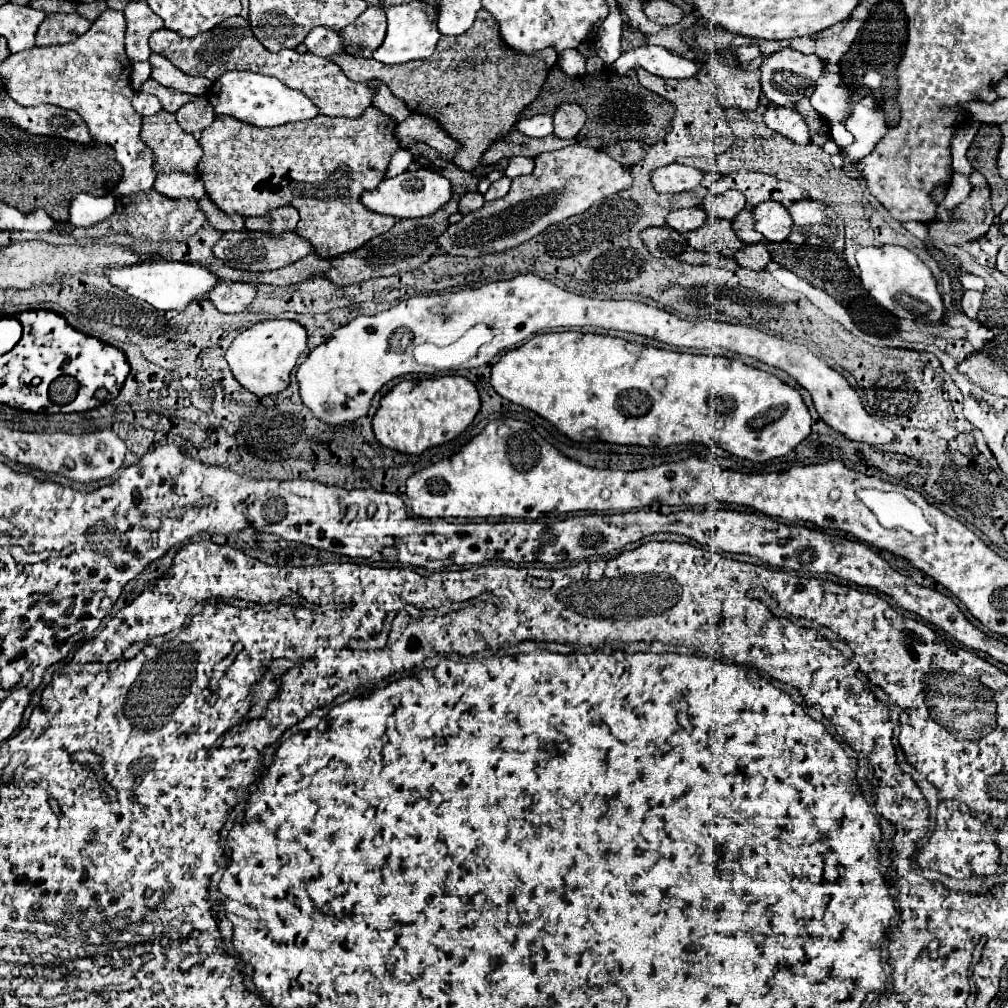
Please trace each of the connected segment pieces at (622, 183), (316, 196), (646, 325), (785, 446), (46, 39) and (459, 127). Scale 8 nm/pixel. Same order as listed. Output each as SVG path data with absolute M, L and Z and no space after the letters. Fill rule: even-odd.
M573 143L561 151L541 153L533 161L533 173L515 177L505 197L489 201L481 209L463 215L459 223L449 225L449 229L439 237L439 247L449 255L463 257L501 253L533 239L553 223L585 213L591 205L601 201L603 195L619 193L633 185L629 167L615 161L603 149L583 147L579 143Z
M367 107L357 119L317 115L309 121L287 123L281 127L253 127L235 117L221 115L215 117L215 121L201 133L199 143L203 147L203 157L197 171L209 199L225 213L249 217L265 215L285 205L295 207L301 215L297 233L311 241L319 257L333 259L363 247L369 239L389 231L395 225L395 217L377 215L361 203L361 193L377 187L385 179L389 161L401 147L395 137L395 127L397 123L377 107Z
M531 273L513 277L509 281L487 283L471 291L415 295L379 315L355 317L351 323L337 329L325 343L321 343L317 349L313 349L307 355L307 359L301 363L301 373L297 369L297 383L301 383L301 391L299 391L301 401L323 423L339 425L339 423L355 421L367 413L373 395L391 379L407 373L425 373L431 377L437 373L437 369L419 365L415 361L413 349L419 343L431 341L435 345L449 345L477 323L489 325L493 329L493 339L481 345L473 359L463 363L463 367L467 369L489 363L499 351L517 347L517 343L523 343L533 333L543 333L559 327L585 327L585 325L619 329L619 331L651 337L673 347L703 349L703 351L721 347L739 355L753 357L771 367L783 369L801 387L805 387L811 393L819 417L829 427L843 433L847 439L863 441L869 445L883 445L893 441L891 429L875 421L863 409L859 395L845 381L845 377L839 375L835 369L831 369L827 363L823 363L819 357L815 357L805 345L797 345L783 337L763 333L751 325L727 323L717 319L687 321L663 309L645 305L641 301L629 301L629 299L601 301L601 299L575 295Z
M565 331L565 333L543 333L535 335L531 341L525 345L507 351L491 369L491 385L493 389L507 401L517 403L525 409L531 409L539 413L543 419L547 419L551 425L555 425L563 435L567 435L573 441L587 441L587 435L593 435L593 439L607 441L607 443L619 443L619 445L677 445L677 443L701 443L705 446L712 447L717 445L731 455L761 463L769 461L775 457L783 457L789 451L793 451L803 439L809 437L811 433L811 415L807 411L807 405L803 397L799 395L797 389L785 385L781 379L775 375L749 367L741 363L739 359L727 359L727 357L715 357L715 355L693 355L693 353L677 353L677 351L667 351L667 349L657 349L657 347L641 347L637 351L637 345L629 345L625 339L611 337L611 335L597 335L597 333L577 333L577 331ZM663 377L667 383L663 389L657 389L653 385L653 379Z
M49 13L45 21L39 25L37 31L37 45L39 47L51 47L51 45L63 45L75 41L79 35L83 35L91 23L83 19L79 13Z
M481 9L479 17L475 19L475 23L469 31L465 31L463 35L457 35L457 37L441 35L433 57L421 59L421 61L409 61L409 67L385 65L375 59L361 59L361 57L345 55L345 53L333 61L343 69L343 73L351 81L361 81L361 83L365 83L369 79L385 81L387 87L391 89L391 93L395 97L399 97L401 101L405 101L413 113L429 115L431 119L435 119L443 127L443 131L449 133L461 145L461 149L457 149L457 153L453 157L453 163L465 171L471 171L479 165L479 159L483 157L485 149L499 135L509 133L517 121L517 115L537 97L549 69L555 67L555 63L557 63L557 51L555 51L555 47L545 47L541 51L533 51L527 55L527 53L507 47L505 41L501 39L499 23L495 21L495 17L491 13L487 13L487 9Z

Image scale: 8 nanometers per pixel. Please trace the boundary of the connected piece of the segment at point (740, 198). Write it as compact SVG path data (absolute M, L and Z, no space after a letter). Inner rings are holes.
M725 191L721 195L707 197L703 207L711 217L721 217L731 221L745 207L745 195L741 191Z

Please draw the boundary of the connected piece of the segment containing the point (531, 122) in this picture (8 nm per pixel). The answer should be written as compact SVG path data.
M535 115L531 119L521 119L515 127L521 133L525 131L529 137L547 137L553 133L553 119L547 115Z

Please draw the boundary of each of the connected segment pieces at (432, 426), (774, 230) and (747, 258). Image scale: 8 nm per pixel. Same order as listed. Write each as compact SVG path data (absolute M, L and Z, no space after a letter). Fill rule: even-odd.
M457 375L401 381L379 401L379 409L373 417L373 433L381 445L399 453L423 453L429 447L443 445L455 439L467 429L481 407L475 385Z
M771 201L759 203L753 209L753 217L755 217L755 229L773 243L785 241L793 229L793 219L781 203Z
M753 243L753 245L743 245L737 253L735 253L735 261L741 267L753 269L753 271L761 271L767 267L767 263L771 261L771 255L765 247L765 243Z

